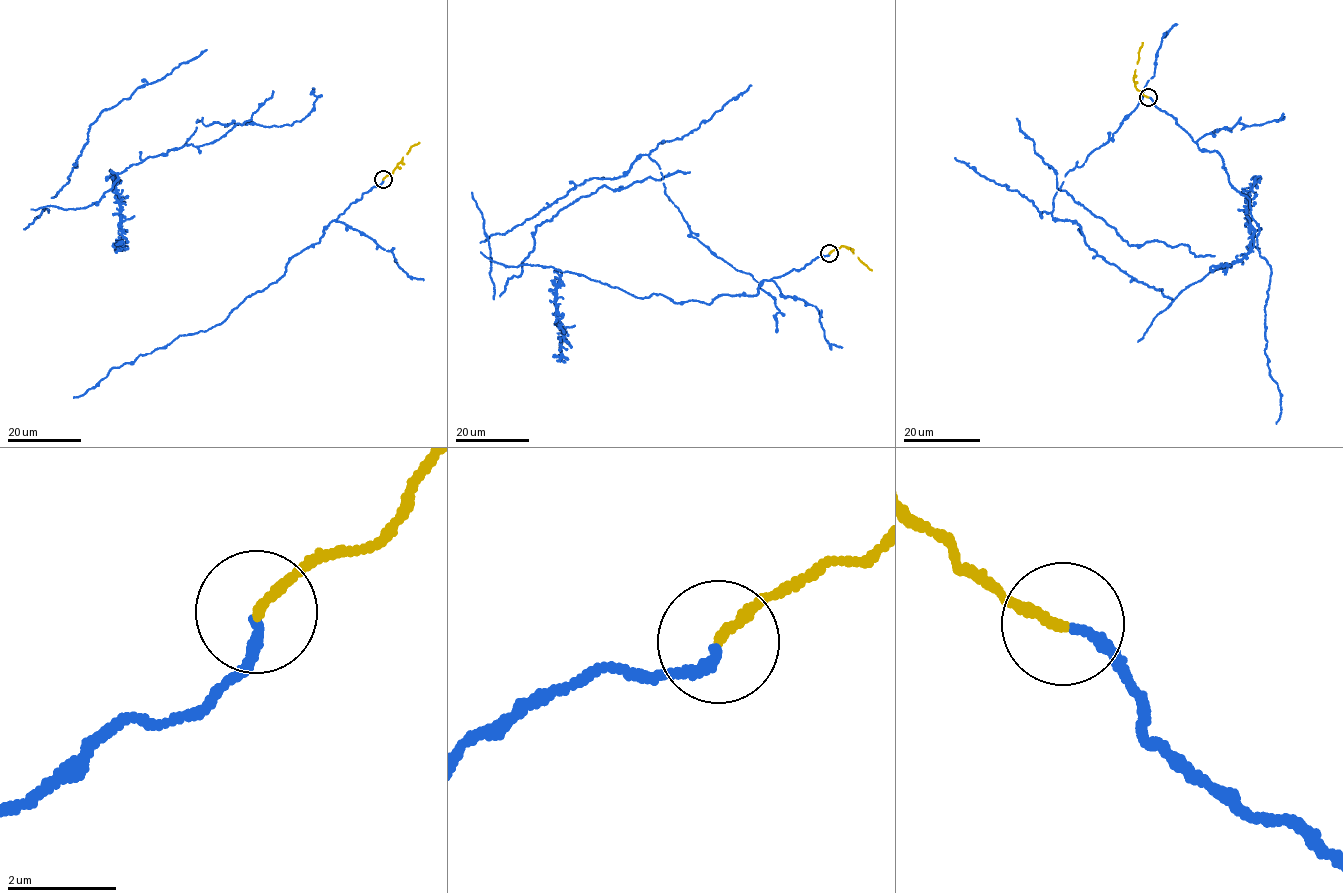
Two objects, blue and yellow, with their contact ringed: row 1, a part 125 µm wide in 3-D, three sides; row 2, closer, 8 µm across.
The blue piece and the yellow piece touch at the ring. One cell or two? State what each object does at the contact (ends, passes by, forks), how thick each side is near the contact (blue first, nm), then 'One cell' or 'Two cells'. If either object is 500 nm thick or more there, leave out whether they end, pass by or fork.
At the ring blue ends. At the ring yellow ends. Thickness 180 nm (blue) against 180 nm. One cell

